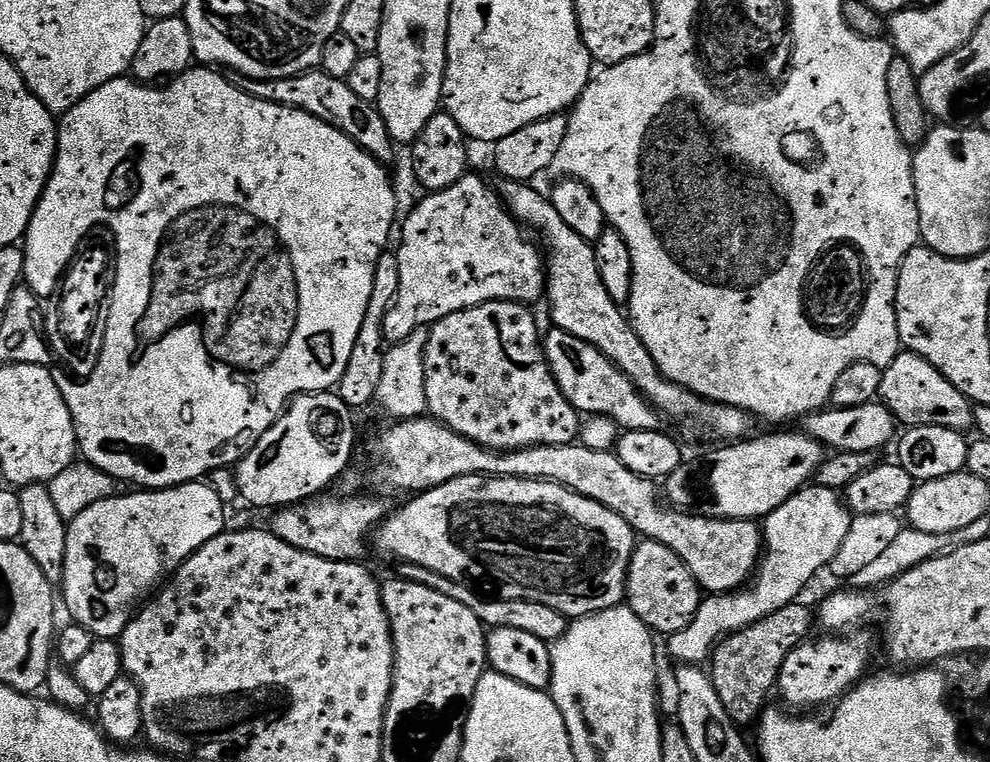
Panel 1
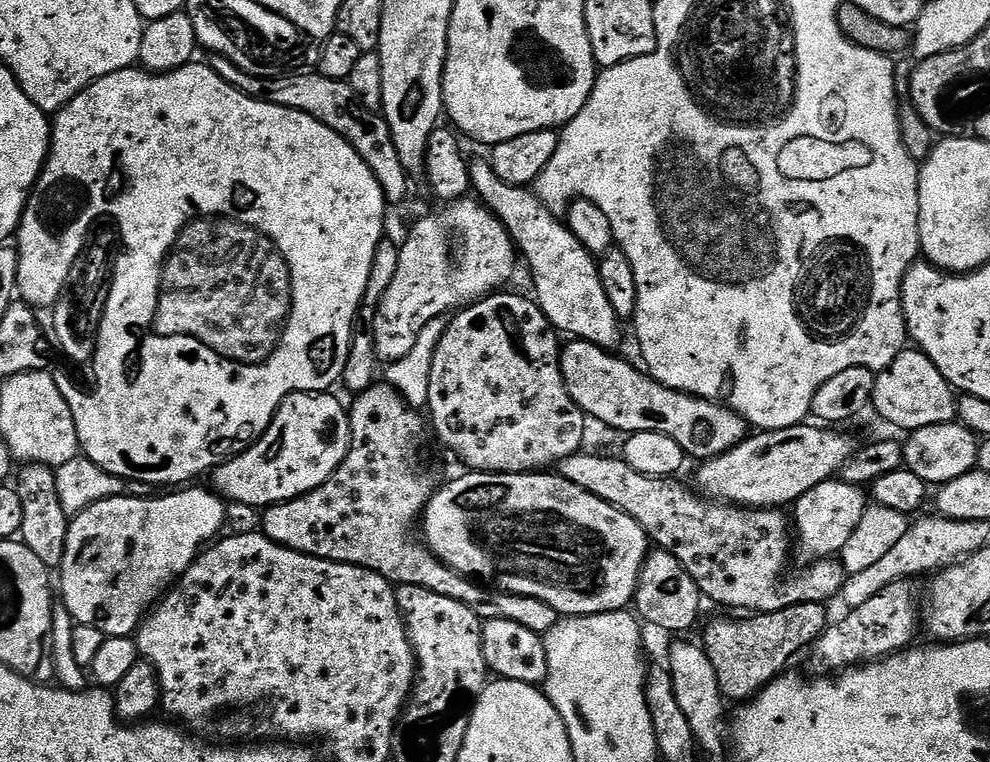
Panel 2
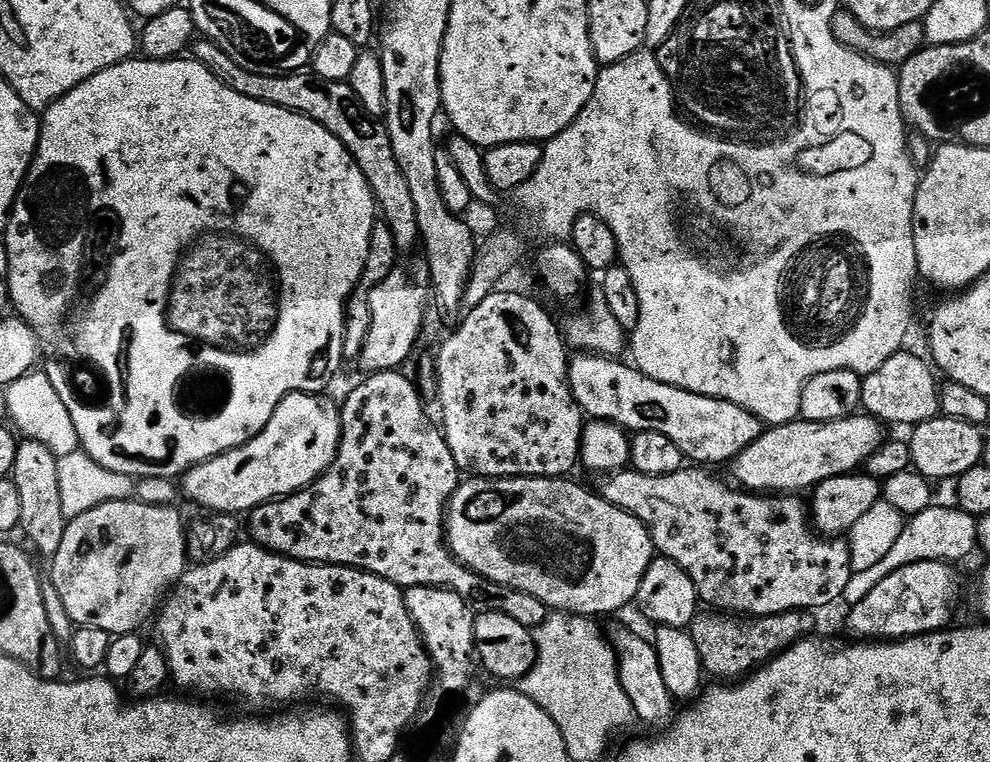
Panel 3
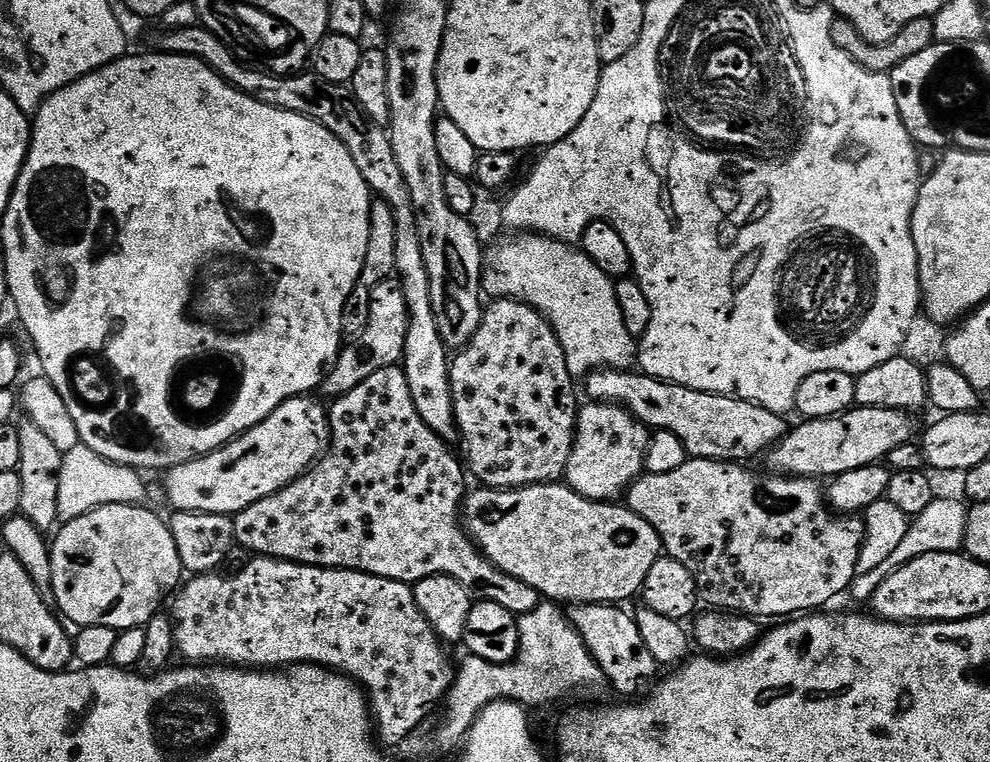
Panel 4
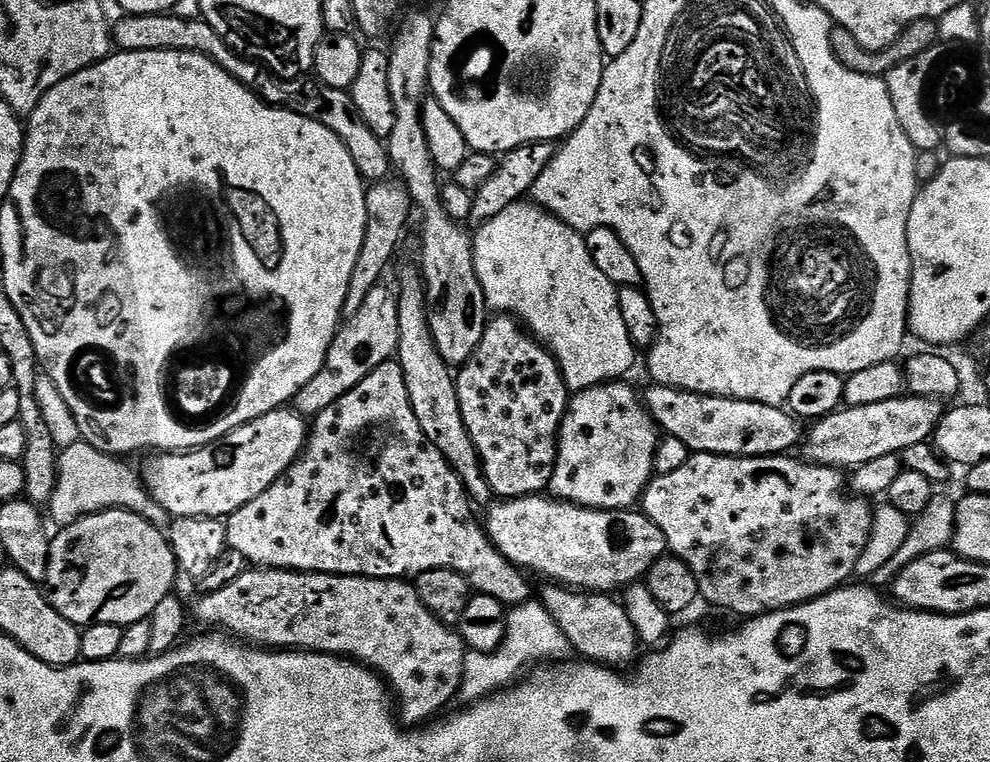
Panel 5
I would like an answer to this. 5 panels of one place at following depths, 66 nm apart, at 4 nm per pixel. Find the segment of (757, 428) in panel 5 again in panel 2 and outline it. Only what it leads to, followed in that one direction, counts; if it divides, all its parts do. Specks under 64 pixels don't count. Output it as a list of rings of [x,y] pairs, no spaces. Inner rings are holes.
[[[569,339],[560,349],[560,369],[570,398],[584,411],[585,417],[597,420],[623,434],[657,432],[674,438],[678,446],[696,462],[713,460],[746,439],[750,426],[738,413],[715,400],[703,400],[659,384],[647,371],[619,360],[609,349],[585,340]]]

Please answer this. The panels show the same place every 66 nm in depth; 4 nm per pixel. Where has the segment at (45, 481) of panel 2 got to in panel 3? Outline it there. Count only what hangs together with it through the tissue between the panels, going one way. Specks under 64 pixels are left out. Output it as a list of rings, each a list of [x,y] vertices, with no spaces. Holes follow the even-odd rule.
[[[21,439],[10,479],[14,486],[18,486],[19,502],[22,506],[19,531],[24,532],[25,538],[42,555],[52,558],[58,552],[69,523],[62,514],[62,497],[58,487],[58,457],[46,446],[42,446],[42,442]]]

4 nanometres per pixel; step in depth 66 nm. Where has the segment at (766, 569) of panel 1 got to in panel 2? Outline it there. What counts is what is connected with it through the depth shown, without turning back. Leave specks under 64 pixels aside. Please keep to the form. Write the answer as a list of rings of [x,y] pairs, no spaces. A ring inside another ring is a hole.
[[[833,478],[827,480],[826,482],[822,482],[818,486],[814,486],[814,490],[806,490],[806,494],[802,494],[802,498],[798,498],[795,502],[794,507],[790,512],[790,520],[794,525],[794,556],[796,556],[801,561],[799,562],[801,565],[807,566],[810,564],[815,564],[817,560],[827,560],[829,558],[835,557],[843,548],[846,546],[846,542],[848,539],[854,535],[854,530],[858,527],[858,522],[862,522],[862,514],[867,510],[870,506],[870,496],[865,489],[860,488],[856,484],[851,484],[850,482],[846,482],[845,480],[841,480],[839,478]]]

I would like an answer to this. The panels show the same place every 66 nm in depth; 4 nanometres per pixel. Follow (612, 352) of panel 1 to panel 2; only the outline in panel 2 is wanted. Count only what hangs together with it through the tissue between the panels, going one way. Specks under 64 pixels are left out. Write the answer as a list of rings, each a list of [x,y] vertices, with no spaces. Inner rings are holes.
[[[488,162],[469,163],[468,173],[475,199],[500,219],[523,263],[524,260],[528,263],[532,271],[532,288],[536,291],[534,299],[557,333],[564,335],[565,332],[565,337],[616,350],[620,344],[622,322],[614,314],[606,290],[602,290],[597,257],[574,238],[567,223],[546,207],[535,191],[500,181]]]

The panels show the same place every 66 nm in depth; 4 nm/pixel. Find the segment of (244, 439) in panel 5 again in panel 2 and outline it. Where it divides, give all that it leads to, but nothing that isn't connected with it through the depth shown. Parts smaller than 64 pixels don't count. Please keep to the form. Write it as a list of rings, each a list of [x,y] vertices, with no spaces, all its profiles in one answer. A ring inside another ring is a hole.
[[[294,392],[280,403],[276,416],[270,426],[255,444],[251,444],[245,452],[241,452],[219,465],[215,469],[215,491],[225,501],[233,500],[236,504],[249,504],[252,508],[263,510],[273,504],[284,504],[310,490],[322,486],[338,470],[338,466],[346,458],[350,446],[350,422],[348,408],[338,397],[326,392]]]

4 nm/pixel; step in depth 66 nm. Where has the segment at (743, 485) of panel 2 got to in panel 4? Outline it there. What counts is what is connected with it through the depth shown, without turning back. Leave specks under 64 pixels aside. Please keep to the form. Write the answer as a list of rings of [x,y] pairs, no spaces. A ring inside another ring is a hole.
[[[853,406],[840,416],[831,416],[821,420],[805,419],[796,429],[785,431],[779,444],[767,453],[766,459],[773,464],[777,473],[786,476],[807,476],[809,478],[831,478],[846,474],[846,470],[858,470],[862,466],[879,464],[894,450],[894,446],[909,443],[912,437],[912,419],[907,412],[889,408],[862,408]]]

